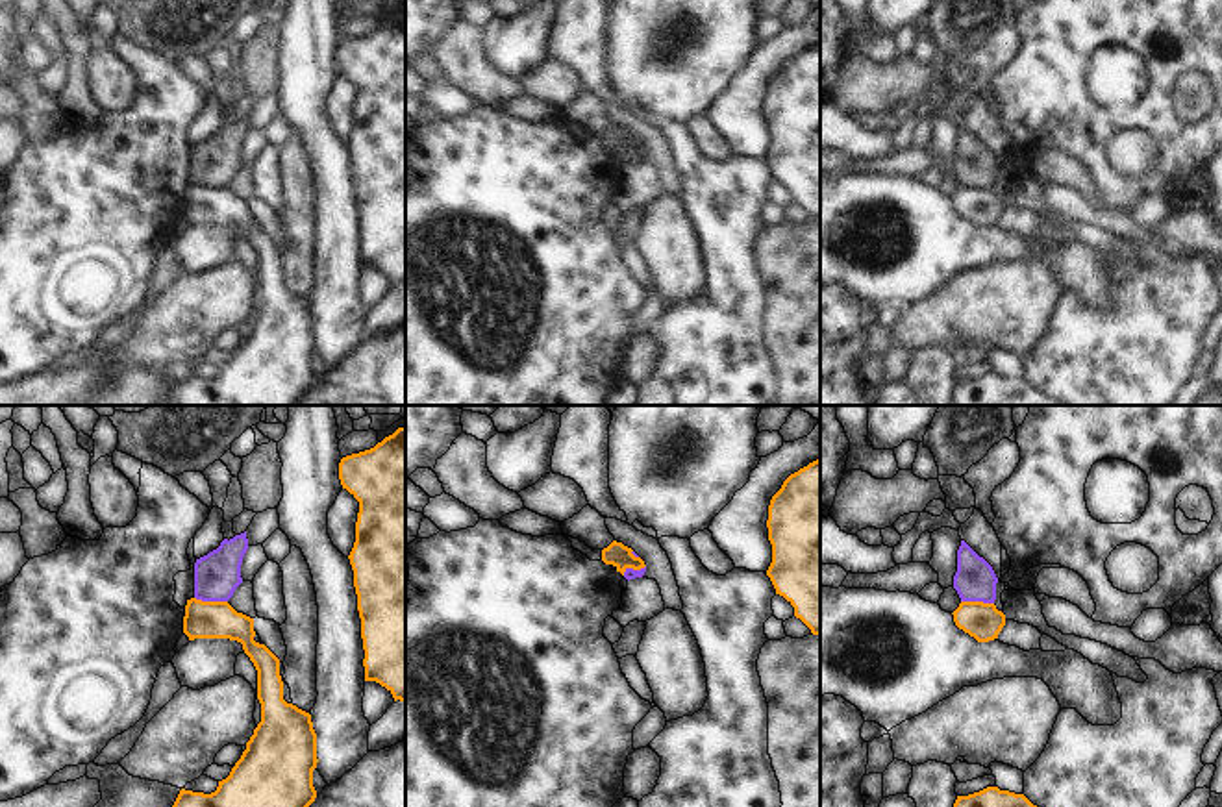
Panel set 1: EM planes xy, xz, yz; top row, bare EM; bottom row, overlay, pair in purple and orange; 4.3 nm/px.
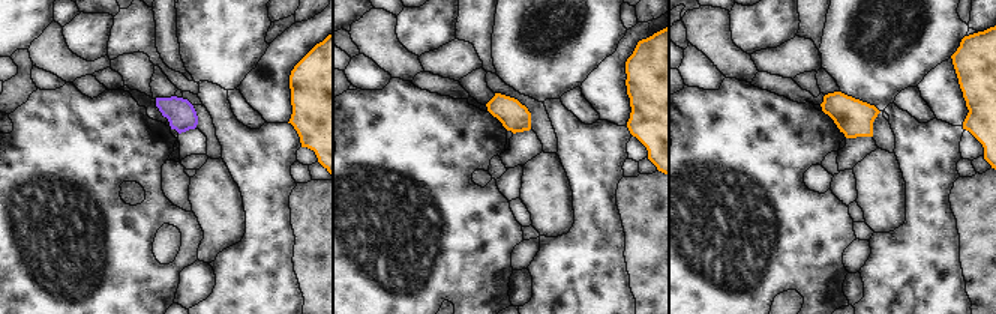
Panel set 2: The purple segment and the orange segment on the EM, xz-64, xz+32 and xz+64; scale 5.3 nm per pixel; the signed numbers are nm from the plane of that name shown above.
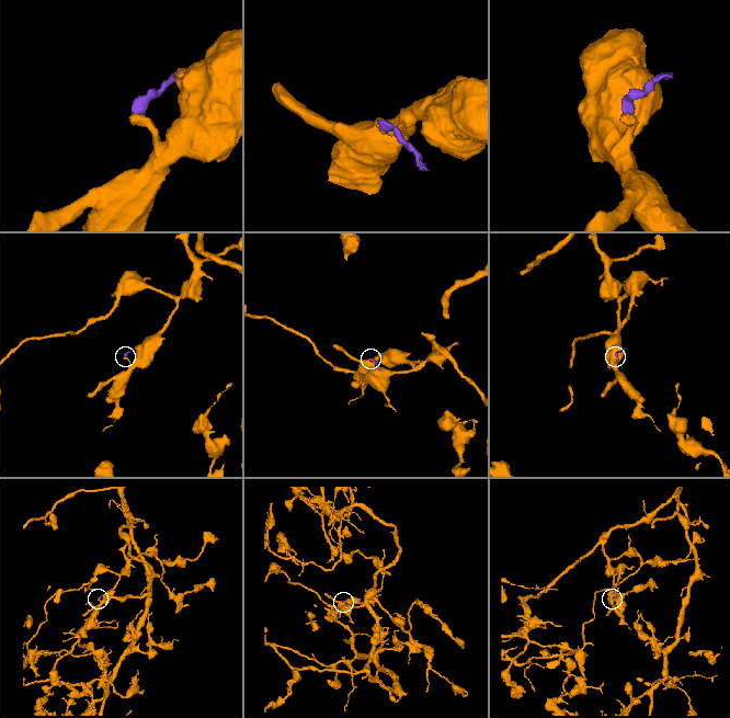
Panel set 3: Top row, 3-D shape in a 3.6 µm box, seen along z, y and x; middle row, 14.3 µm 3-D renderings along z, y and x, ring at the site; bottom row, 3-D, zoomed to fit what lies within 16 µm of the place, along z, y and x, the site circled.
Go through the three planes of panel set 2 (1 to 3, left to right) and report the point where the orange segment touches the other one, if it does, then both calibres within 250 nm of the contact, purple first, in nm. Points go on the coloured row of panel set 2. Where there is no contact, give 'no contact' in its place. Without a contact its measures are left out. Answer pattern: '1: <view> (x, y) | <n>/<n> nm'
1: no contact
2: no contact
3: no contact

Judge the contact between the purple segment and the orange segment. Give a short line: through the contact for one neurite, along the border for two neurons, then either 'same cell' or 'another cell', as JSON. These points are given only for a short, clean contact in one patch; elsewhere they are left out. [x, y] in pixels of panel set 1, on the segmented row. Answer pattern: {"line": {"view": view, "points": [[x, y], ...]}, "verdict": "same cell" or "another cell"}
{"line": {"view": "xy", "points": [[195, 596], [226, 602]]}, "verdict": "another cell"}

